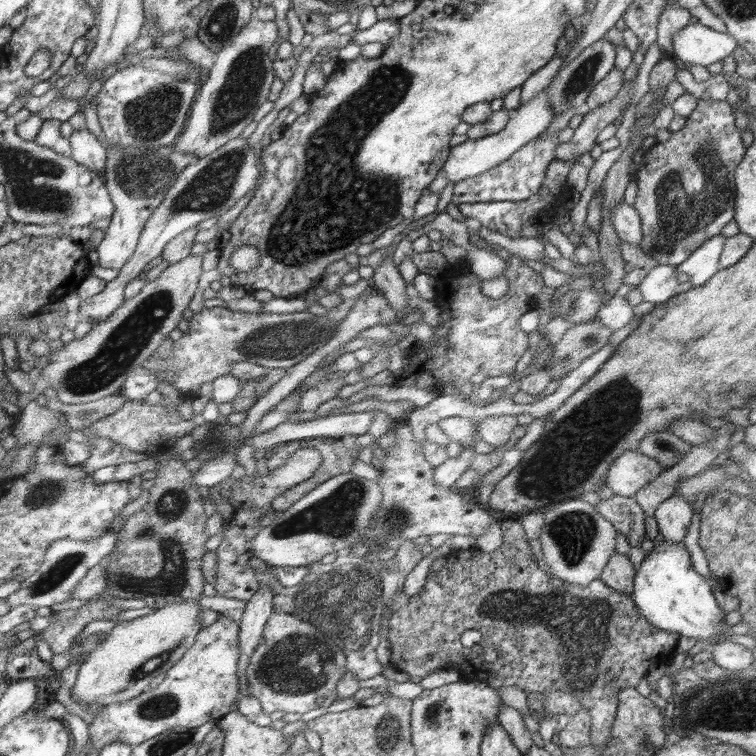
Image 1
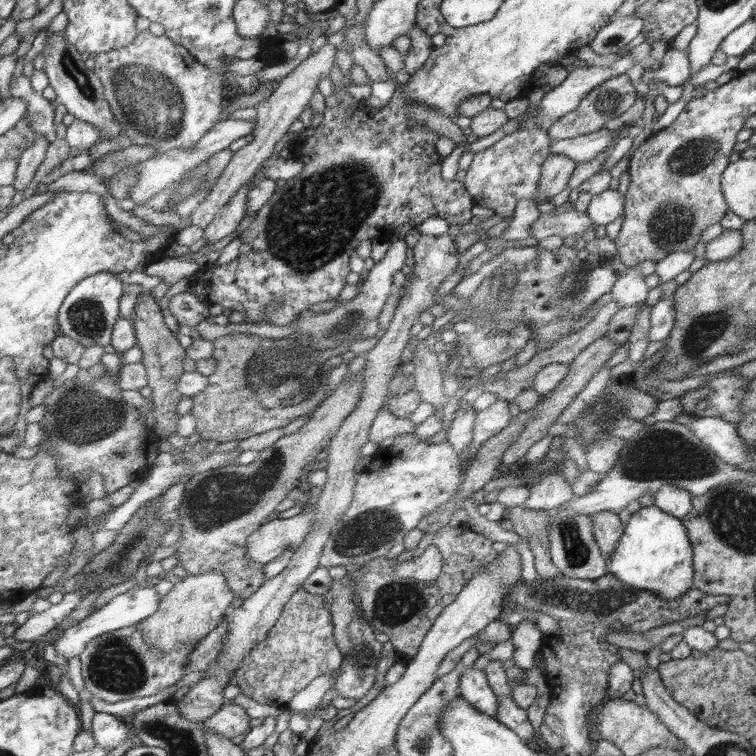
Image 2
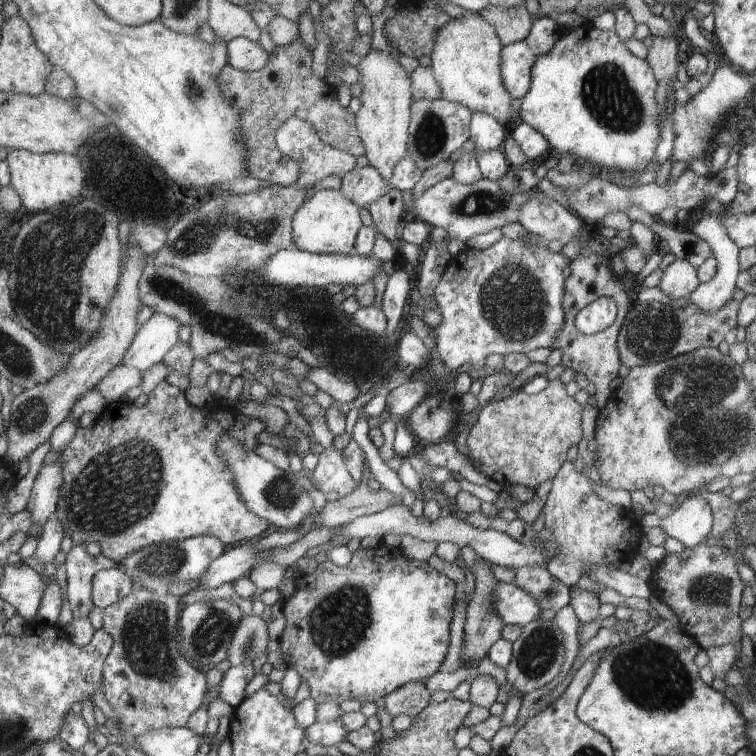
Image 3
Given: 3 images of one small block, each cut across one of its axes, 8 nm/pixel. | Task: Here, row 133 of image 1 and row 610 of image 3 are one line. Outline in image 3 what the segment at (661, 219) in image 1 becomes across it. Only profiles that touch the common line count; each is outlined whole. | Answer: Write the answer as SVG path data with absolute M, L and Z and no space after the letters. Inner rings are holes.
M701 543L693 548L685 548L680 554L667 554L664 560L658 562L649 581L654 594L676 612L682 632L694 637L699 642L700 648L706 650L709 647L720 647L729 643L741 644L743 633L739 614L742 607L742 593L746 584L739 576L734 555L719 545L708 547L705 543Z

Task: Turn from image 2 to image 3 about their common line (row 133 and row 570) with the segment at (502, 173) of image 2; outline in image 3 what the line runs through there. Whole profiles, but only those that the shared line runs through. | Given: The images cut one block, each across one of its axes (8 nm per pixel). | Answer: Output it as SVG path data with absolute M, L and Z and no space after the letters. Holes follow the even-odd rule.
M541 567L512 569L516 574L516 586L532 594L543 610L560 611L571 602L571 588L552 577Z

